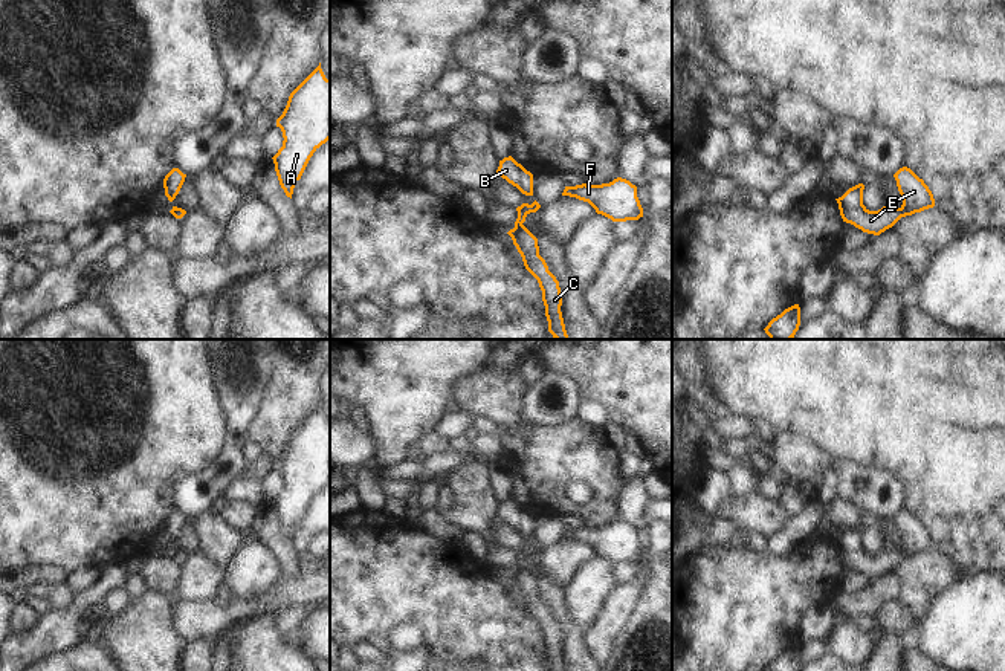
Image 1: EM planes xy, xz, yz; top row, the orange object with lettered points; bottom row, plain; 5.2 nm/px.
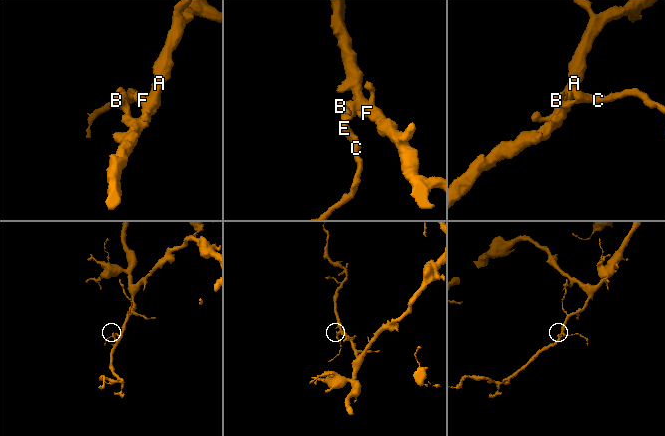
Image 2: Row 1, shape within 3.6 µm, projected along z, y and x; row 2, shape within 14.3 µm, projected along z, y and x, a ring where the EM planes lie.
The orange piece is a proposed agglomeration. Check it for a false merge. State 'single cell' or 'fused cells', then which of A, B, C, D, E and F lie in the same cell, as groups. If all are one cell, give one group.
single cell; A B C D E F

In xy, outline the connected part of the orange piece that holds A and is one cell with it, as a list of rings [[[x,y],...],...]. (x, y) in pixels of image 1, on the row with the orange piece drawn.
[[[319,66],[290,93],[276,119],[283,147],[272,157],[286,196],[292,199],[313,153],[330,139],[330,79]]]

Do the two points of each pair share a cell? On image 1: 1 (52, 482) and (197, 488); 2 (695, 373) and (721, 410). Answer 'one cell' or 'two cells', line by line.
1: two cells
2: one cell

